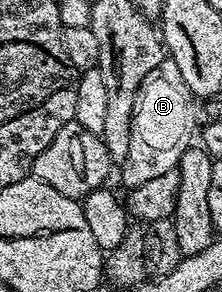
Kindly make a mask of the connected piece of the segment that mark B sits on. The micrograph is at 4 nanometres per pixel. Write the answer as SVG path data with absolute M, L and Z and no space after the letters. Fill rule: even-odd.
M165 58L142 78L138 94L134 98L134 114L130 122L130 150L122 162L120 180L125 189L131 190L158 178L167 172L179 169L182 154L190 147L192 123L196 116L192 113L194 97L190 86L182 79L182 73L173 60ZM188 140L188 141L187 141Z

